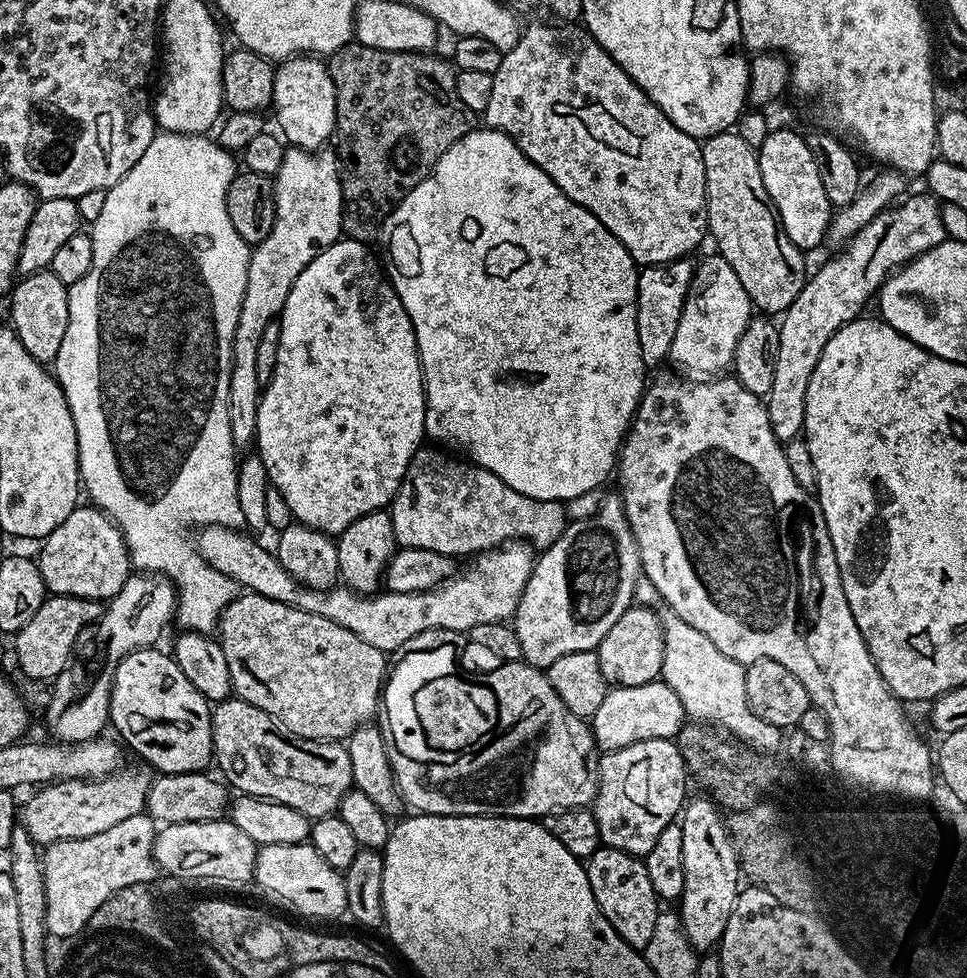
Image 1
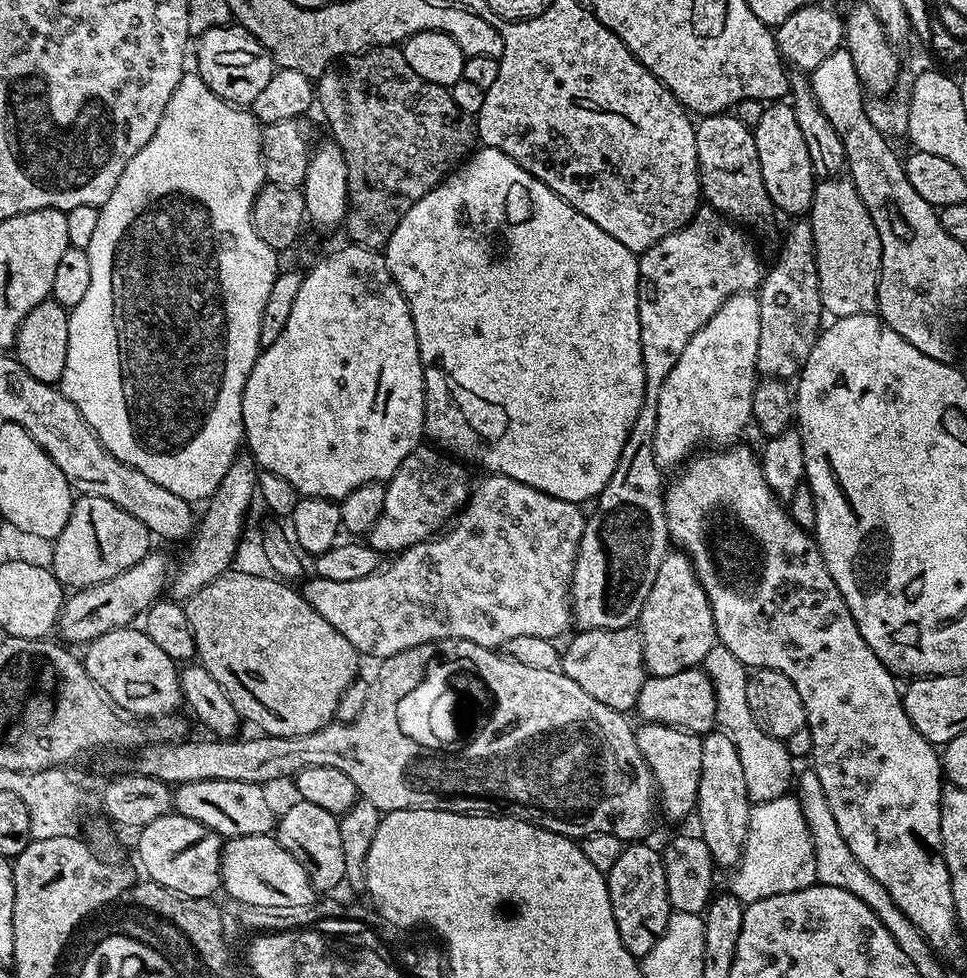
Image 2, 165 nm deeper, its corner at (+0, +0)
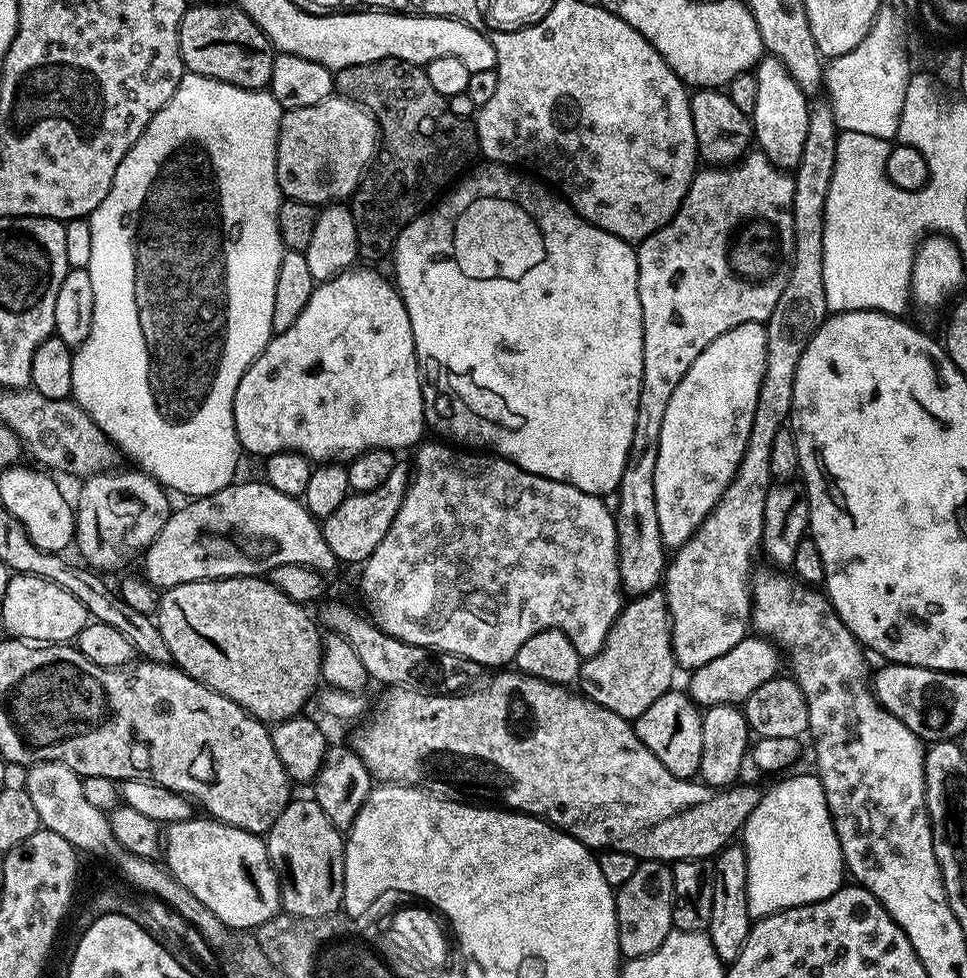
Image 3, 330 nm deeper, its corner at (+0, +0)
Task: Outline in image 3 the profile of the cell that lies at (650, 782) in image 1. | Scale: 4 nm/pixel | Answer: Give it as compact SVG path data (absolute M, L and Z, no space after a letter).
M666 691L662 698L650 702L650 706L636 717L634 727L646 750L650 750L670 774L687 780L699 773L702 762L702 712L687 691L676 691Z

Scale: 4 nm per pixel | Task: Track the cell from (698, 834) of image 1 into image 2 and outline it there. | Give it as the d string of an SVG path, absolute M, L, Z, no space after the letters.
M713 730L702 739L702 778L698 782L698 798L696 799L695 815L700 816L698 834L710 846L712 863L721 869L735 869L744 852L744 843L748 833L748 823L752 813L752 804L746 794L746 774L742 774L742 761L738 759L738 746L723 730Z

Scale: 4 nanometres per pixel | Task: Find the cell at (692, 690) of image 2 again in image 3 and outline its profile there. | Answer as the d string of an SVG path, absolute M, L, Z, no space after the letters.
M749 634L745 636L742 642L738 642L738 646L734 646L734 650L722 654L722 658L714 658L714 662L706 662L706 666L695 669L689 675L692 677L688 680L686 691L701 709L713 708L719 704L735 704L740 706L750 698L758 686L762 686L764 682L770 682L771 679L778 676L778 673L781 671L779 670L780 664L782 668L782 653L771 640L765 640L756 634Z

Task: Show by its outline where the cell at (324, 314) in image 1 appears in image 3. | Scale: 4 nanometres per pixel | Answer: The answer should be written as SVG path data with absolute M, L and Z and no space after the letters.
M353 266L347 268L341 276L332 280L317 283L310 294L310 302L306 302L306 310L298 314L298 322L290 326L290 330L277 332L262 350L262 354L242 374L242 382L238 382L238 390L234 394L234 426L240 439L240 447L245 453L253 452L259 458L267 458L279 452L301 452L313 462L351 462L364 452L375 448L389 450L411 449L421 443L420 435L426 432L424 423L424 390L420 374L420 364L416 360L414 334L410 330L410 314L406 314L406 306L402 302L400 292L395 283L375 272L375 267Z

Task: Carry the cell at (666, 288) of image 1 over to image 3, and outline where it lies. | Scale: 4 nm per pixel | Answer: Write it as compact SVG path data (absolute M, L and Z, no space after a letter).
M752 150L744 159L731 166L708 166L697 171L690 186L686 190L686 198L680 204L680 209L654 234L639 241L636 248L638 262L638 298L642 302L642 326L644 327L644 369L642 370L642 390L638 398L638 418L634 418L634 438L628 451L628 461L622 474L622 482L615 497L614 515L616 517L616 533L618 534L618 562L620 563L620 583L623 591L629 597L635 598L643 592L653 591L661 583L666 567L666 549L662 542L662 530L658 530L658 510L654 506L654 462L658 462L658 442L662 438L662 422L666 418L666 410L670 407L670 398L674 390L678 390L678 382L694 366L694 358L718 338L718 334L726 334L726 330L734 330L734 326L742 326L742 322L758 322L764 324L774 314L774 306L778 306L778 298L782 298L782 290L786 290L786 282L792 273L794 252L794 182L787 171L771 164L759 150Z

